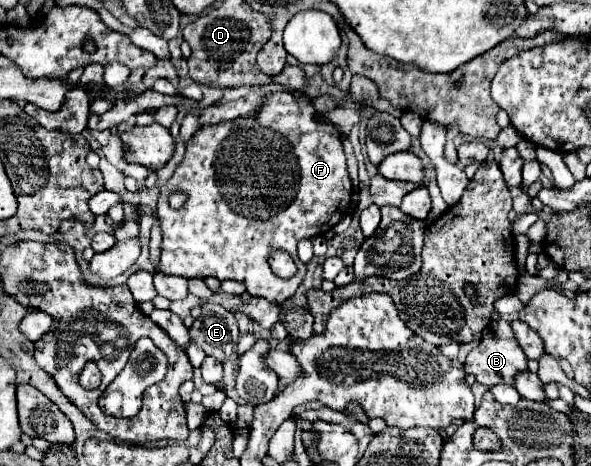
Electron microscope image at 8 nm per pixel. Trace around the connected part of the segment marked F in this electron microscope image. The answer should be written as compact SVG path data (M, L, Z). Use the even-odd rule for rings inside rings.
M291 91L271 93L263 99L263 105L255 115L201 127L187 141L183 161L177 165L173 177L159 187L157 213L163 231L159 271L185 279L217 277L219 281L243 281L253 297L283 303L293 297L305 277L305 265L297 259L297 243L333 229L347 215L349 203L351 179L347 175L343 143L337 127L317 119L313 99L295 97ZM175 187L181 187L189 195L187 203L177 211L171 209L167 201L169 191ZM273 249L283 249L293 257L297 265L293 279L279 279L271 271L267 259Z

